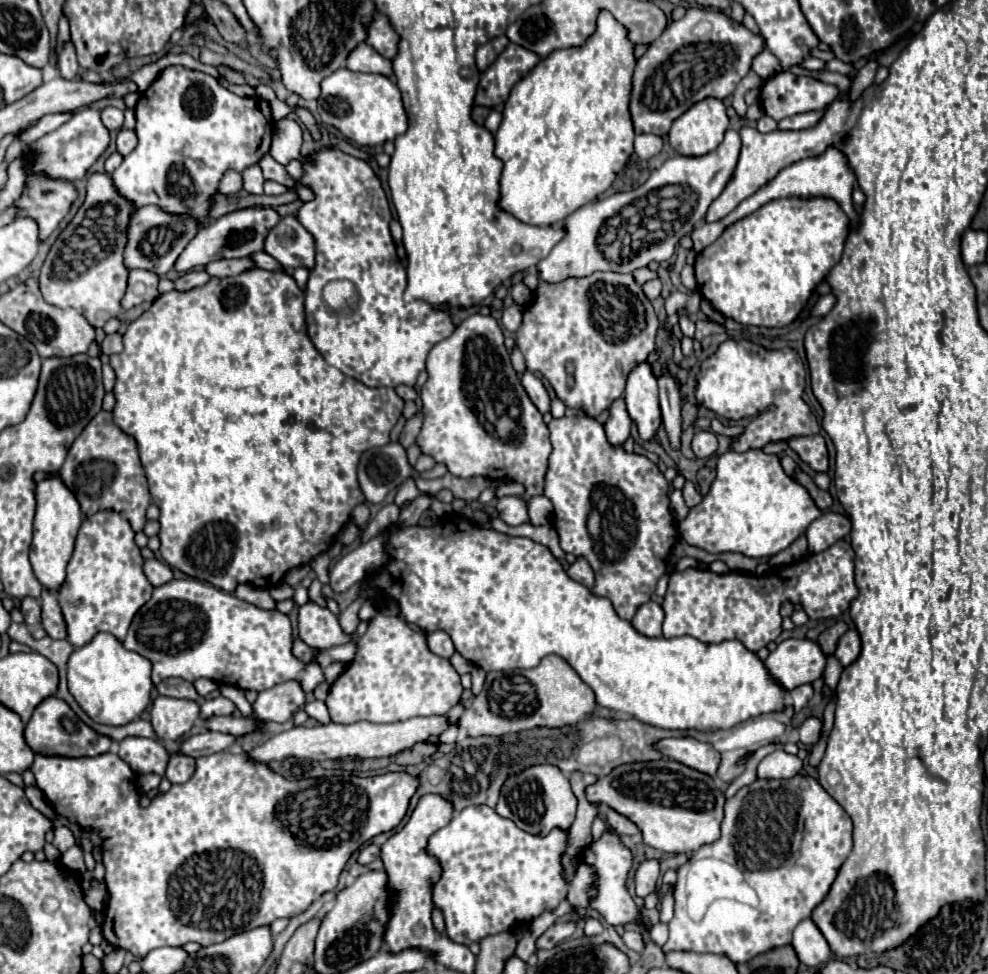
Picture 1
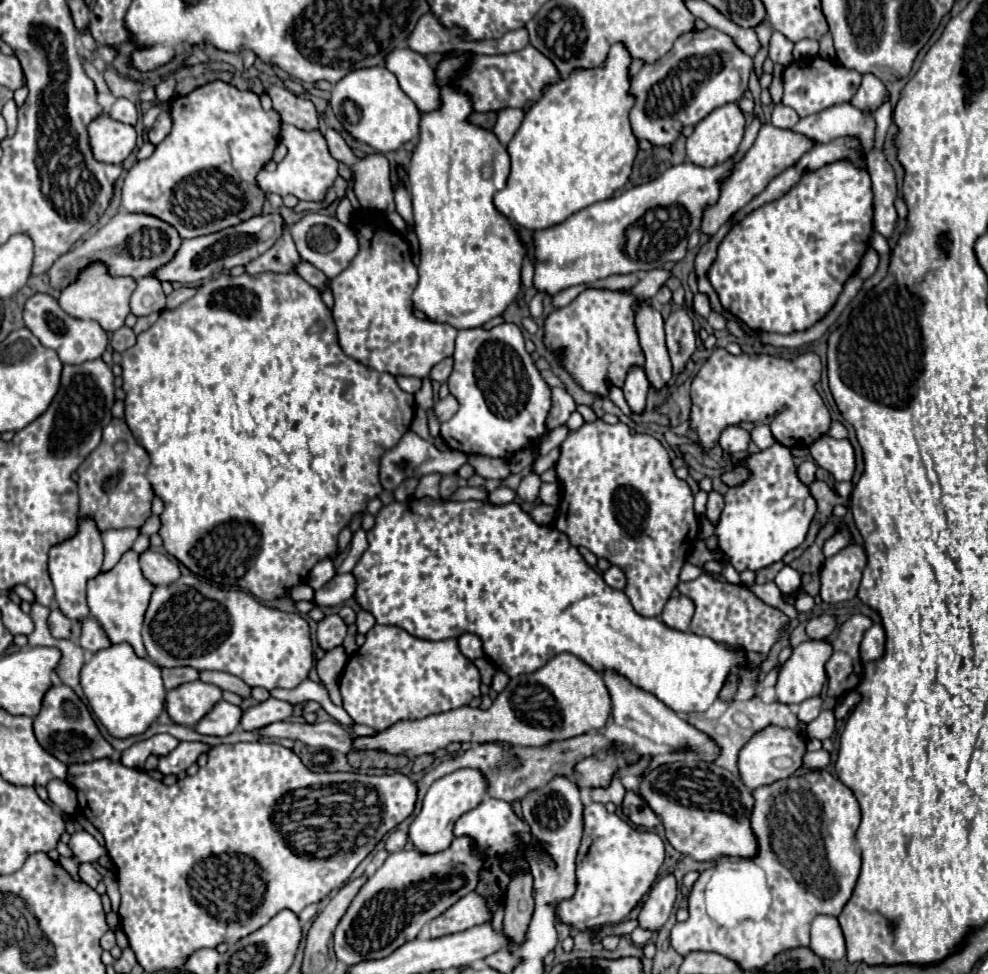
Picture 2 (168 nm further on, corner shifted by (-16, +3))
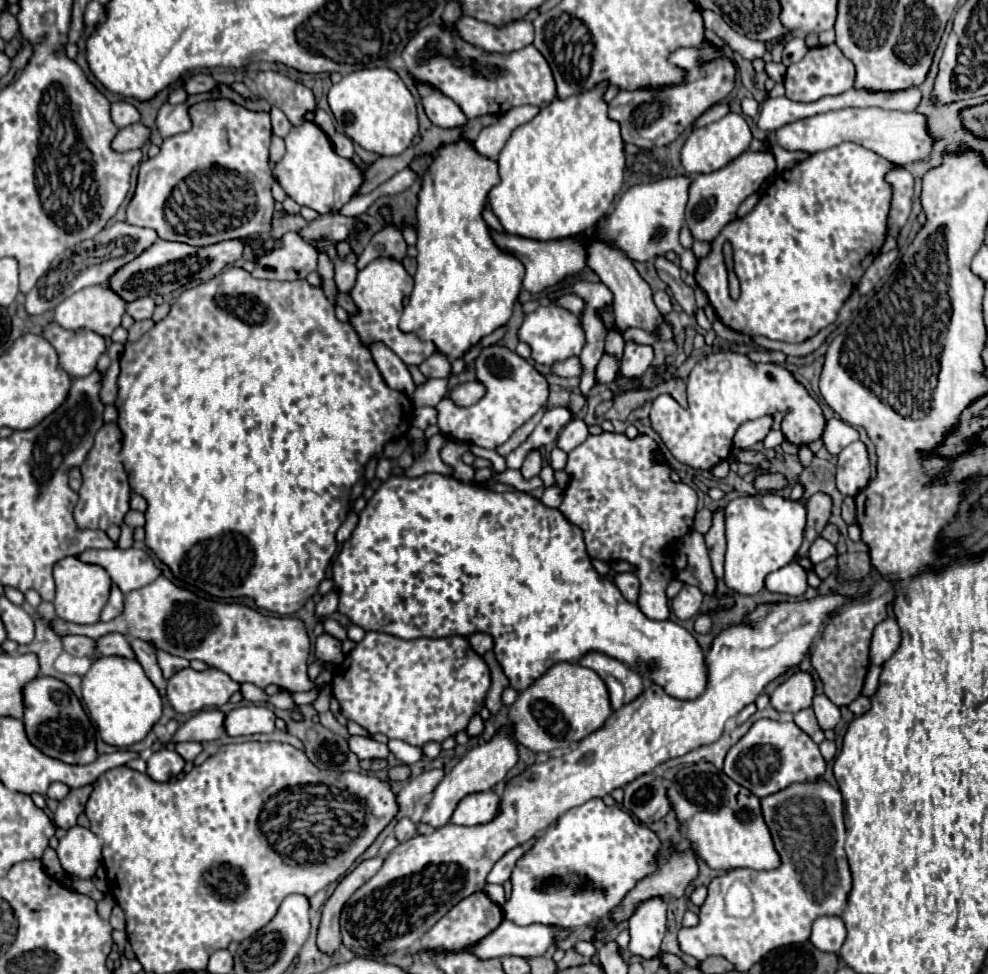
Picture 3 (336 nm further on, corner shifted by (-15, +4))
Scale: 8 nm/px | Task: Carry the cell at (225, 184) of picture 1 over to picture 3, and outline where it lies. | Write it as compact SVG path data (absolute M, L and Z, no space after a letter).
M313 122L293 126L285 136L287 152L279 164L275 164L273 176L281 182L287 196L299 206L309 206L319 214L341 210L353 196L357 196L365 176L363 170L351 160L343 158L333 150L327 134Z

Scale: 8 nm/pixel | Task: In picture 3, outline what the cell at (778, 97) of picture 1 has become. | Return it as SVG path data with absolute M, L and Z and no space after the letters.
M829 44L829 46L819 46L819 48L811 48L801 62L791 64L787 68L785 74L785 94L787 98L795 100L795 102L815 102L823 96L835 96L835 94L843 94L845 90L853 88L853 80L855 80L855 66L849 58L843 56L843 52L839 50L837 44Z

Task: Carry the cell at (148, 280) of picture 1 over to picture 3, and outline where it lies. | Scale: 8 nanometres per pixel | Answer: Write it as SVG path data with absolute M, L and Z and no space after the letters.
M139 298L139 300L127 304L127 314L131 314L135 320L151 318L153 310L155 310L155 302L151 298Z

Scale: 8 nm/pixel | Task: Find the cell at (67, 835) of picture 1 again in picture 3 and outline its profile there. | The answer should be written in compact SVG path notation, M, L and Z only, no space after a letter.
M73 826L59 840L57 856L71 880L91 880L101 866L103 842L87 828Z

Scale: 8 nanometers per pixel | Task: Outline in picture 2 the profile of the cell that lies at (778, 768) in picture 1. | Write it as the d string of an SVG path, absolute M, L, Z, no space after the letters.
M824 749L814 751L814 753L806 751L802 757L802 767L804 769L824 769L828 765L828 761L830 761L830 755Z

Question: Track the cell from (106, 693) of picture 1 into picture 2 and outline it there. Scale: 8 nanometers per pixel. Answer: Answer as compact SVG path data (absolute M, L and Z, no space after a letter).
M118 643L96 651L82 667L80 683L94 715L114 737L124 739L144 733L164 711L166 691L162 683L162 667L148 657L138 657L130 643Z

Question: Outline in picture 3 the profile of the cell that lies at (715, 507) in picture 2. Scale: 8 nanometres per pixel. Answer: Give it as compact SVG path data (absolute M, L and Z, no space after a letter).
M723 510L715 512L713 526L705 534L705 542L707 542L707 548L709 548L713 574L717 578L723 578L723 556L725 556L725 518L723 518Z

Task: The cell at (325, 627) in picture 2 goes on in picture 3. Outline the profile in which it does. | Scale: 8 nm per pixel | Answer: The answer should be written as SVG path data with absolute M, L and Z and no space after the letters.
M323 634L317 638L315 642L315 656L319 660L327 660L327 662L341 662L343 660L343 652L341 652L341 642L329 634Z

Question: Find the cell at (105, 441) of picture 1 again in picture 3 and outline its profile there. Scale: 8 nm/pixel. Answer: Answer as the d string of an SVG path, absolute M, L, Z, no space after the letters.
M103 424L101 430L95 436L95 444L89 450L85 462L81 464L81 476L83 484L79 488L79 502L73 510L75 522L81 530L107 530L111 524L121 526L125 514L129 512L129 482L127 482L127 472L119 460L119 450L121 450L121 432L117 424Z

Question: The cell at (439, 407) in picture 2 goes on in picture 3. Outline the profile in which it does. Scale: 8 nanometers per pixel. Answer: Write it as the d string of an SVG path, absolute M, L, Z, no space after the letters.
M465 382L453 388L451 400L459 406L471 406L485 396L485 386L481 382Z

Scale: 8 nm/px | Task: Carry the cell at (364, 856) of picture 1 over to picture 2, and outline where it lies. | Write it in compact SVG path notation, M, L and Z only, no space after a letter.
M392 831L390 835L388 835L388 839L386 839L386 851L388 853L396 853L396 851L402 851L402 847L406 845L406 841L408 841L408 835L404 833L404 831Z

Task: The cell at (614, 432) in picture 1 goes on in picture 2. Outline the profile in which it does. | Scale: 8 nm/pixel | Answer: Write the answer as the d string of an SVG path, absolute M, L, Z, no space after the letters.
M634 367L630 373L628 373L628 379L622 387L624 391L624 397L632 409L632 413L638 413L642 415L644 409L646 409L646 393L650 389L650 383L644 375L644 369L642 367Z

